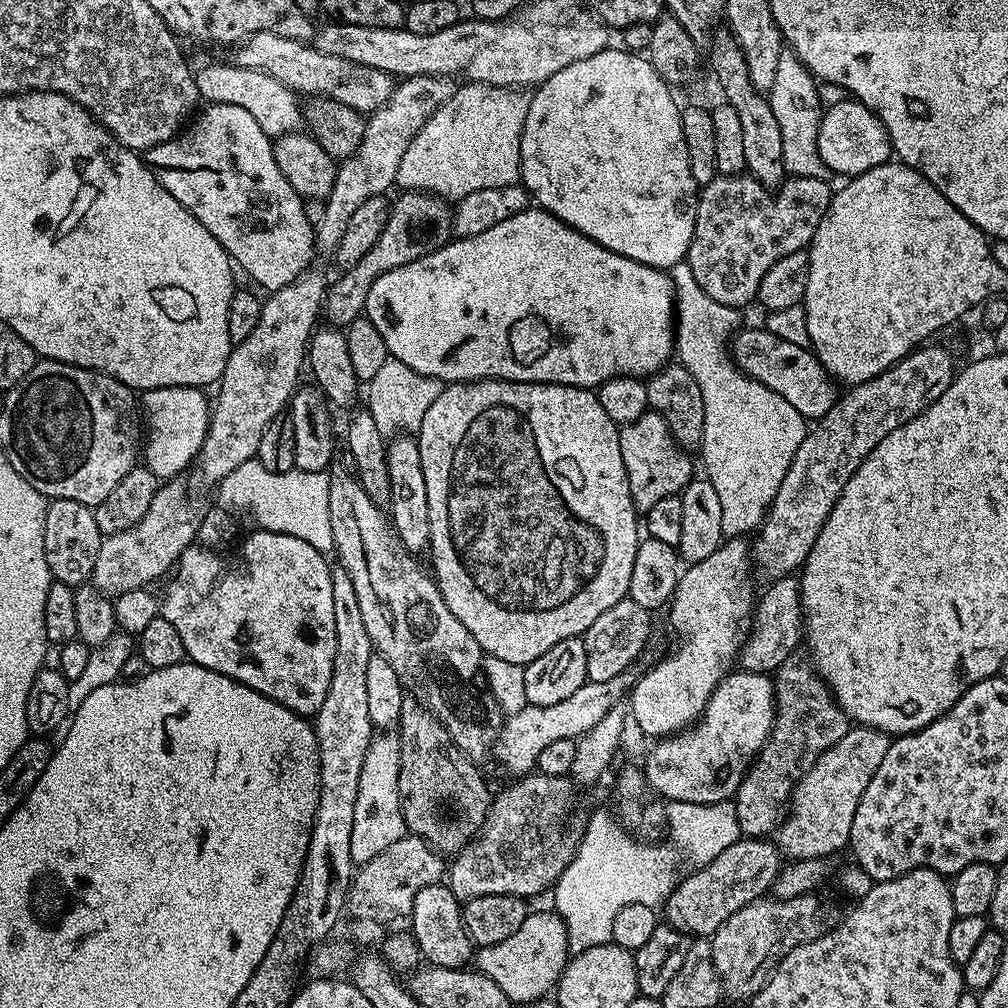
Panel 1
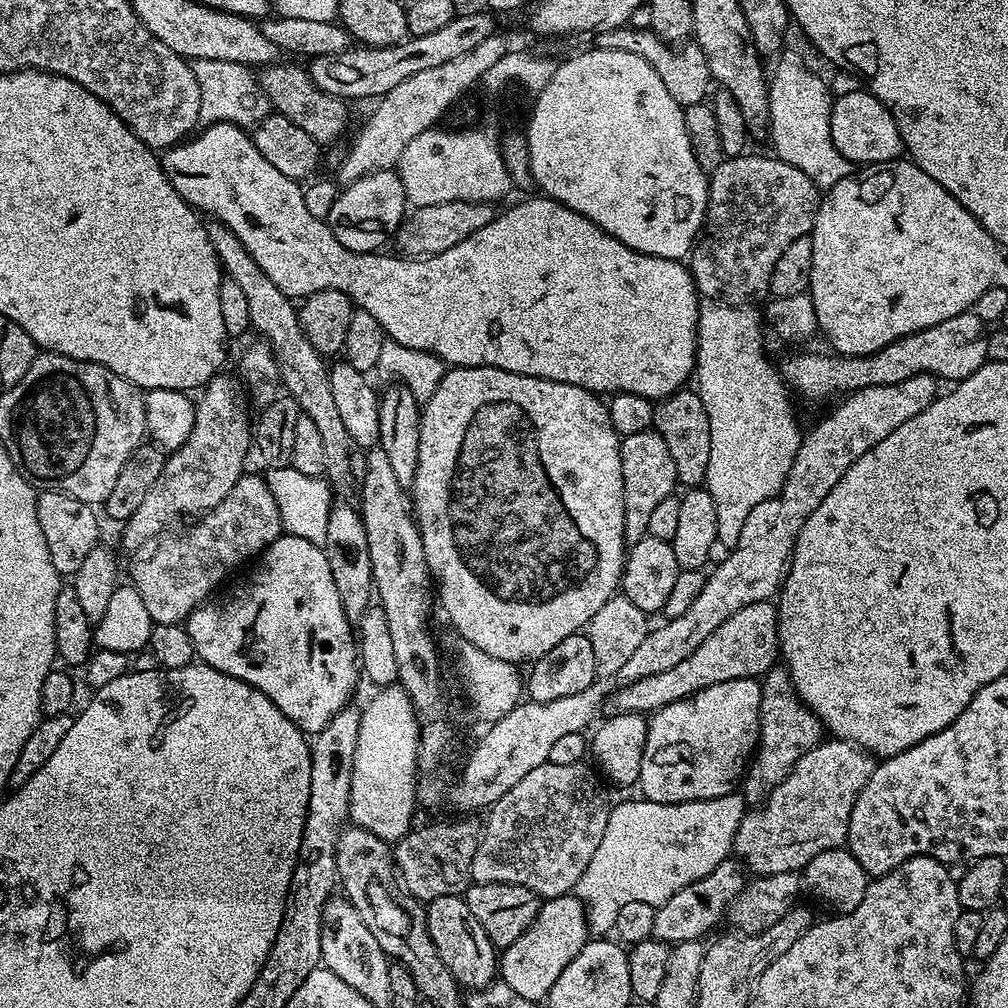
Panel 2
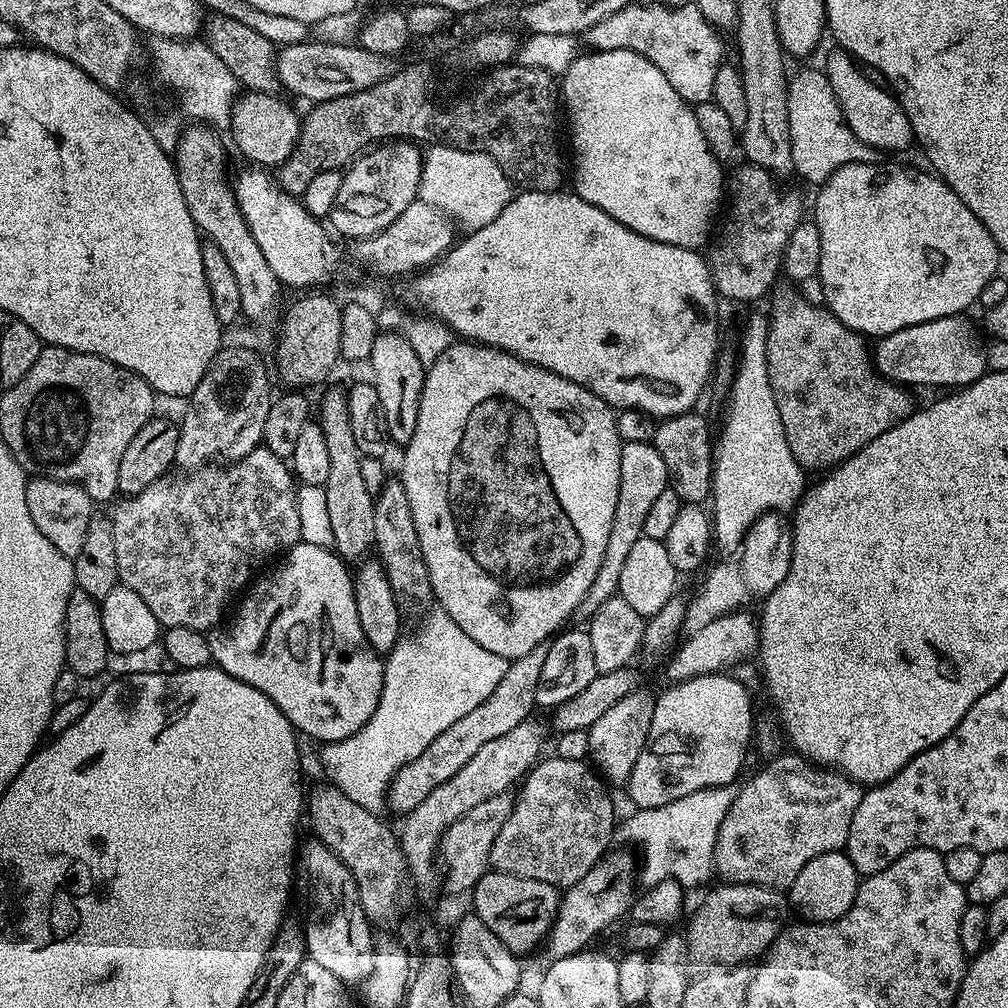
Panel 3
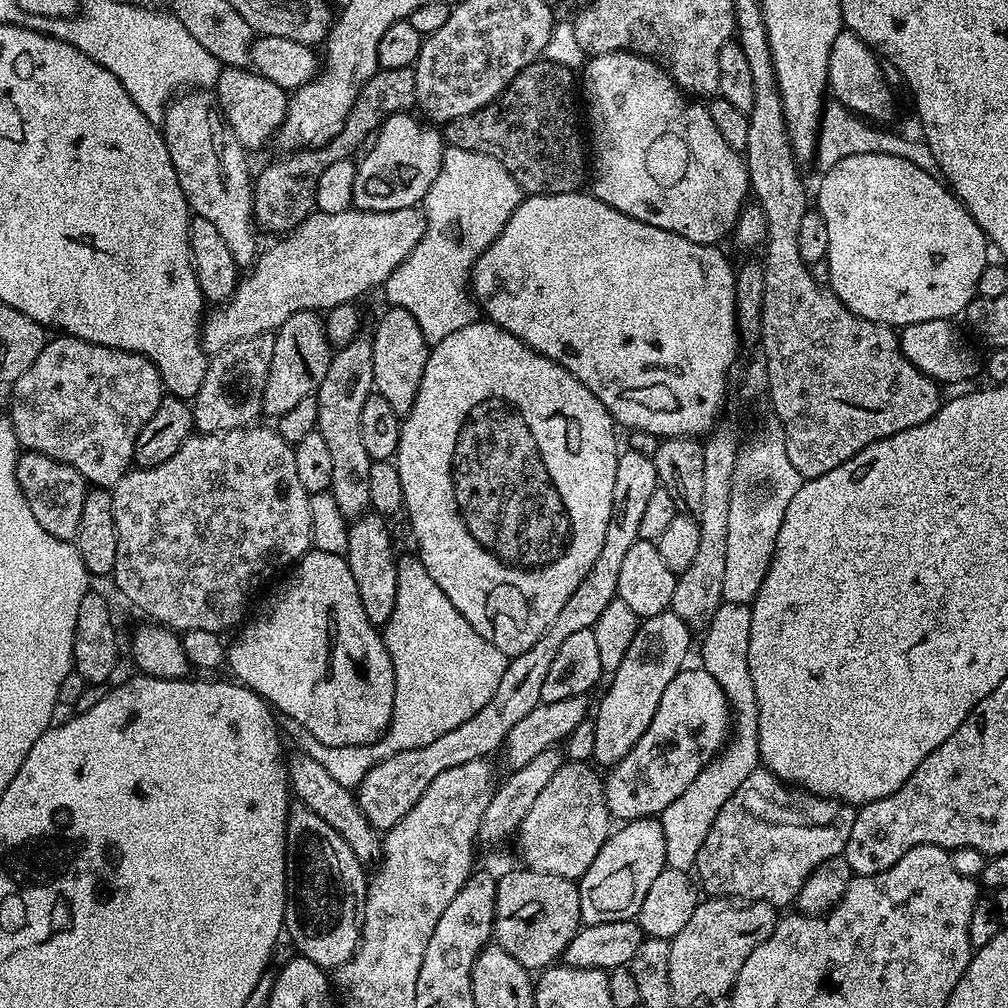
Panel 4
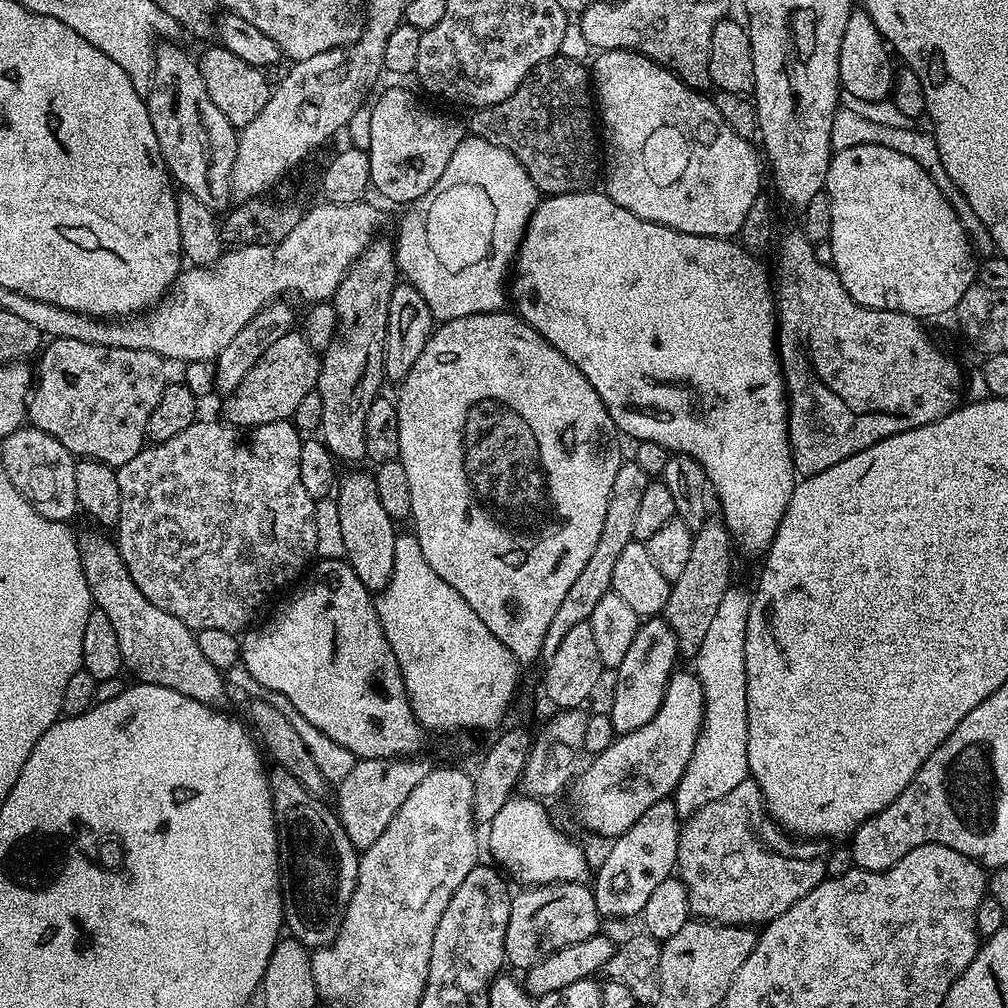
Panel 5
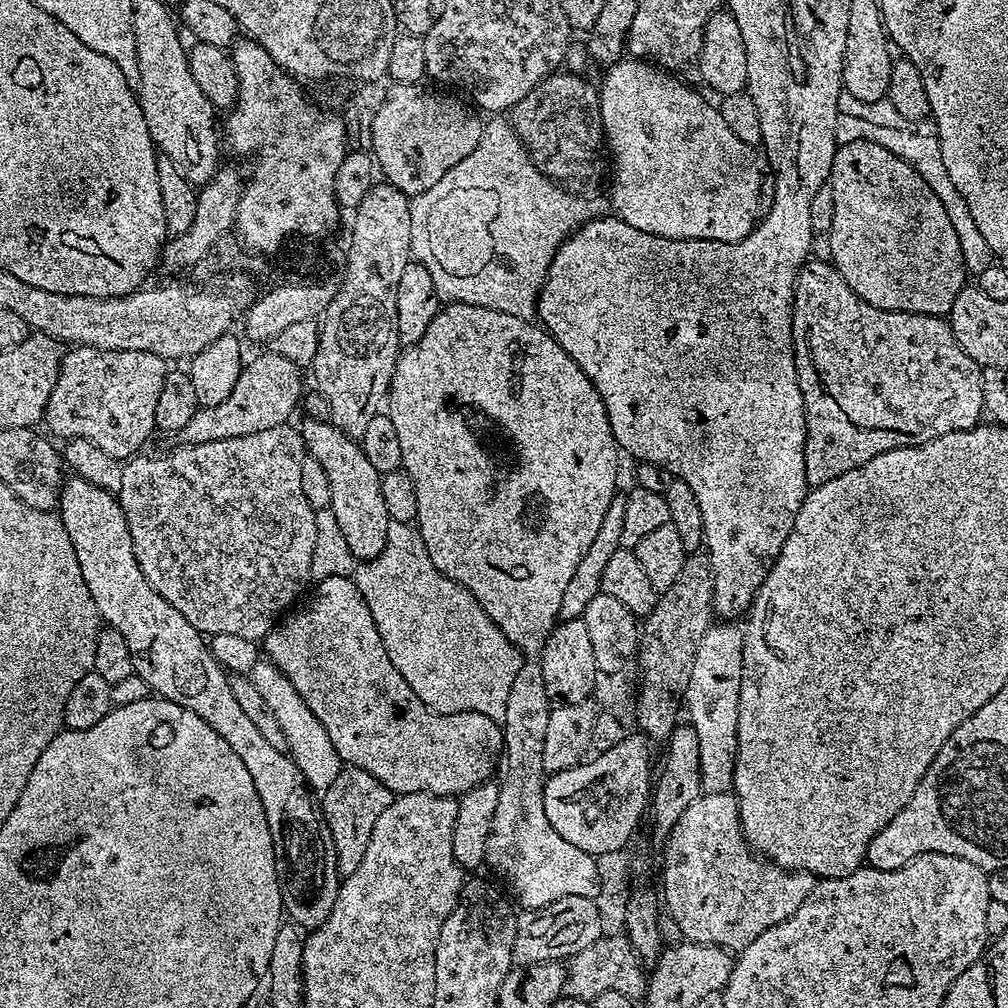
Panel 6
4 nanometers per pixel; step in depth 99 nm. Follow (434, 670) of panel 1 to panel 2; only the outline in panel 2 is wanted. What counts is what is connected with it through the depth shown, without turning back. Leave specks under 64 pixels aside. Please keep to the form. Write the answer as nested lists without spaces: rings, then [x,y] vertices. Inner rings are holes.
[[[212,222],[207,225],[207,230],[216,256],[220,259],[221,269],[226,273],[227,279],[238,282],[246,302],[250,302],[251,331],[257,332],[260,335],[257,337],[263,338],[276,356],[283,391],[296,399],[301,413],[310,417],[314,427],[320,432],[326,454],[326,479],[333,493],[348,492],[351,488],[353,491],[354,479],[348,460],[354,451],[354,445],[350,434],[346,434],[346,426],[338,415],[334,393],[330,390],[329,365],[325,357],[314,350],[308,335],[301,328],[297,305],[286,294],[282,294],[282,290],[278,290],[278,286],[270,282],[270,278],[266,278],[262,266],[258,266],[258,262],[250,258],[246,246],[242,246],[242,242],[228,227]]]

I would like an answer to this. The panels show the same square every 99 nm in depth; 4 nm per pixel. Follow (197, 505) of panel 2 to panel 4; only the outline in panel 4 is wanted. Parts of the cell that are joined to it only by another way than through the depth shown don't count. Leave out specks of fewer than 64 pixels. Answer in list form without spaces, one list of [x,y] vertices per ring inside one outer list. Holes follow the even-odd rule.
[[[273,333],[255,335],[254,338],[231,343],[225,350],[209,357],[202,386],[192,400],[193,425],[199,433],[228,432],[230,429],[249,427],[257,421],[257,417],[261,417],[275,341]]]

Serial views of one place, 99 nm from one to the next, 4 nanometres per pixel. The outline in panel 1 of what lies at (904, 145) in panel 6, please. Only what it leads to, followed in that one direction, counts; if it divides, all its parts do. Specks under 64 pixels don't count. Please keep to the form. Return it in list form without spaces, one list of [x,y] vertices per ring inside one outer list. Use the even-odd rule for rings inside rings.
[[[786,46],[779,55],[772,89],[767,93],[770,106],[774,110],[774,119],[778,121],[778,130],[782,133],[784,171],[792,176],[823,180],[829,175],[829,170],[818,154],[818,126],[822,115],[822,103],[820,104],[820,92],[816,87],[816,77],[792,53],[792,49]]]

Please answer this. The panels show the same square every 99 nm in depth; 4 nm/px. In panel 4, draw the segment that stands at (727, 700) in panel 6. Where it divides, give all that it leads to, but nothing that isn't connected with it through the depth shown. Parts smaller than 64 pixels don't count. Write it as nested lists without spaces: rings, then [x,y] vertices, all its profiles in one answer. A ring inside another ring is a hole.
[[[721,603],[720,608],[709,622],[703,633],[704,645],[700,648],[699,663],[722,686],[728,699],[730,709],[730,739],[725,743],[720,755],[711,760],[666,806],[658,819],[666,834],[667,867],[691,869],[698,858],[698,850],[702,850],[702,842],[706,842],[706,834],[710,834],[710,826],[714,826],[714,818],[718,818],[718,810],[726,806],[730,794],[750,778],[757,768],[761,767],[758,750],[758,698],[754,698],[754,682],[750,682],[750,666],[748,651],[750,650],[750,618],[752,609],[746,604]]]

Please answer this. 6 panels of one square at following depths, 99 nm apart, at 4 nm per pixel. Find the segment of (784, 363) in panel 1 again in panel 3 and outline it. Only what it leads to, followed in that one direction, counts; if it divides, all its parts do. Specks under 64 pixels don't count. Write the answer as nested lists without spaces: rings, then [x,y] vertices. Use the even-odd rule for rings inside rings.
[[[960,316],[932,319],[881,337],[872,350],[873,367],[884,379],[910,388],[961,388],[980,380],[987,373],[987,349],[975,328],[964,319]]]

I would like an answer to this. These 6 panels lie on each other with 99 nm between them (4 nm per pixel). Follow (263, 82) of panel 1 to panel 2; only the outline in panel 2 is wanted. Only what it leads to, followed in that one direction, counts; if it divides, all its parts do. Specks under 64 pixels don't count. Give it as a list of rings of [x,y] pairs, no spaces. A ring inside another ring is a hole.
[[[214,58],[191,61],[194,78],[198,78],[198,90],[202,94],[200,124],[239,124],[255,126],[269,115],[270,105],[257,75],[246,64],[218,62]]]

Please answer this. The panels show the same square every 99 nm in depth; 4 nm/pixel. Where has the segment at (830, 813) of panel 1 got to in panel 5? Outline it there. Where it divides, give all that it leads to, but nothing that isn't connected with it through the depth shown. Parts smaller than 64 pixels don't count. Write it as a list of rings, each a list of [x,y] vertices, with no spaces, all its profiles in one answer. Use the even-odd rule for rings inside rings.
[[[749,778],[738,782],[730,794],[702,806],[683,821],[678,842],[675,871],[684,884],[693,917],[710,920],[714,924],[763,926],[768,921],[786,914],[794,902],[806,898],[814,886],[829,875],[827,843],[816,838],[793,838],[765,811],[764,796],[756,781]]]

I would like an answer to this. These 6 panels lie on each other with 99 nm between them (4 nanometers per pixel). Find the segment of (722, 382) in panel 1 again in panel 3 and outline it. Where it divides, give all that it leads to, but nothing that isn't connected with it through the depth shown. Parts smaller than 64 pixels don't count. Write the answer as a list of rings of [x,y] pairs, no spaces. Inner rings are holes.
[[[762,314],[762,316],[752,316],[749,318],[748,321],[744,324],[744,333],[740,336],[740,365],[736,368],[736,376],[735,372],[734,375],[731,377],[730,380],[730,387],[728,389],[728,399],[726,401],[726,409],[728,408],[728,413],[724,416],[724,425],[721,426],[720,432],[718,428],[718,435],[715,437],[714,440],[714,461],[712,463],[712,494],[710,497],[710,505],[712,504],[712,508],[710,507],[710,515],[712,518],[712,539],[714,541],[715,547],[717,549],[721,548],[722,551],[724,551],[724,554],[735,554],[739,552],[740,550],[740,543],[744,540],[745,534],[749,532],[752,528],[753,522],[755,522],[759,516],[763,516],[765,512],[771,512],[773,510],[785,510],[784,508],[791,509],[793,505],[797,503],[805,495],[806,487],[804,488],[804,476],[806,476],[805,469],[801,468],[800,464],[796,459],[794,458],[794,454],[790,454],[790,442],[786,442],[786,430],[782,430],[782,418],[778,414],[778,402],[774,402],[774,390],[770,386],[770,370],[766,366],[766,338],[768,337],[768,316]]]

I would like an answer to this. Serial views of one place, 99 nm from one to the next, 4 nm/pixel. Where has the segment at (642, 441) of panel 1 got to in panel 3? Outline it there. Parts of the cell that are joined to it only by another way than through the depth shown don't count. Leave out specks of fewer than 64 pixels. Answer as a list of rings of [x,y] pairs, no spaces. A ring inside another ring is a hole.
[[[630,442],[620,446],[620,481],[618,482],[618,506],[614,506],[614,522],[610,522],[610,539],[606,542],[606,554],[602,556],[602,566],[598,566],[598,574],[594,583],[580,603],[578,612],[584,618],[591,618],[595,612],[612,596],[620,591],[620,579],[626,557],[634,547],[634,542],[644,535],[646,518],[650,509],[662,490],[668,488],[668,471],[666,462],[662,462],[662,454],[651,443]]]

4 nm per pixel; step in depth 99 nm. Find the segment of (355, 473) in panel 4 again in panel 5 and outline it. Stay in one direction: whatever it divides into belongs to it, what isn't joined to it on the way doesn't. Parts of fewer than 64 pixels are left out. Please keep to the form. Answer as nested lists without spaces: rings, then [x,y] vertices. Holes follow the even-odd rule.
[[[381,238],[373,239],[368,249],[357,258],[348,273],[342,278],[336,295],[331,303],[336,307],[338,326],[330,346],[322,354],[320,362],[320,377],[316,383],[316,391],[322,398],[322,422],[318,432],[326,447],[331,450],[337,461],[364,460],[368,455],[364,427],[366,413],[370,406],[381,395],[380,383],[385,383],[384,374],[384,343],[388,337],[388,315],[390,314],[390,294],[398,283],[396,253],[393,245]]]

